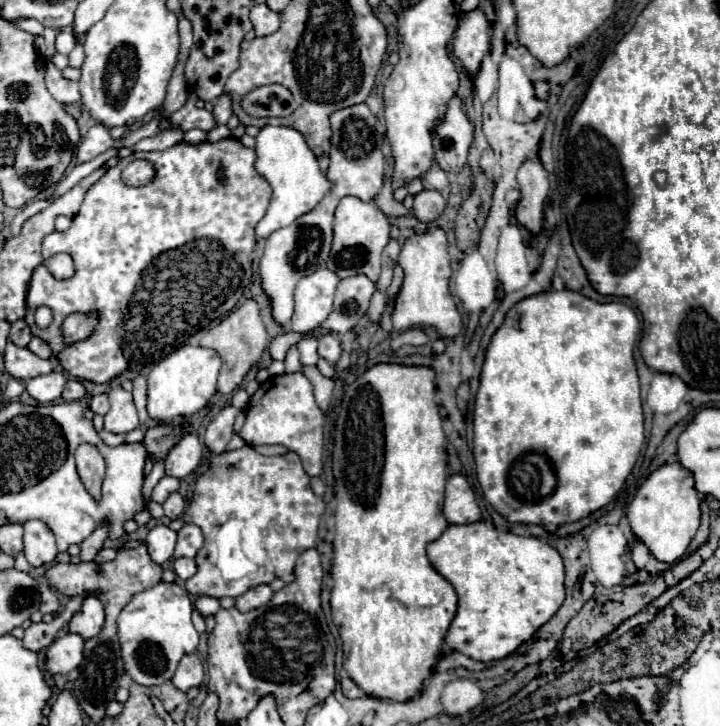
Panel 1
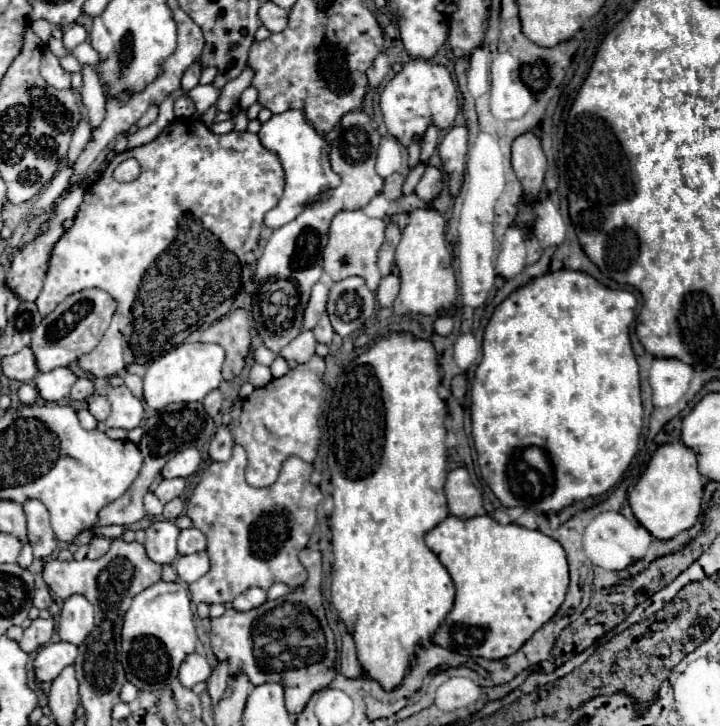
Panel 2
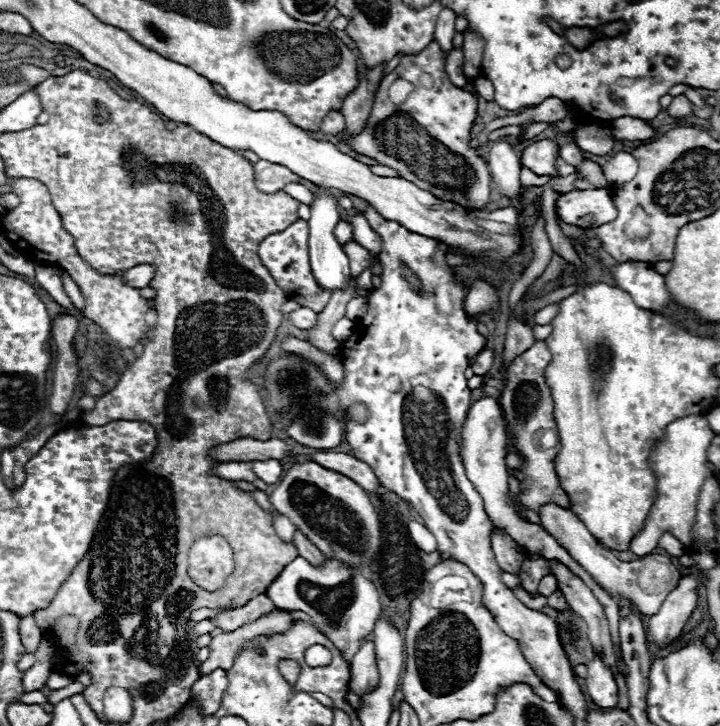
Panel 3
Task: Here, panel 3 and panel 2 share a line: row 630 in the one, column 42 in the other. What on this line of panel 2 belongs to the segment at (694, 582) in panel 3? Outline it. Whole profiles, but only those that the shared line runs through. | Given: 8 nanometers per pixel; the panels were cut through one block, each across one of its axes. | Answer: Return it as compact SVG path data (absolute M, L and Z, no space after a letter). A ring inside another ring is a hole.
M54 642L38 650L34 660L36 680L38 682L52 682L66 666L74 664L76 660L76 646L70 642Z

